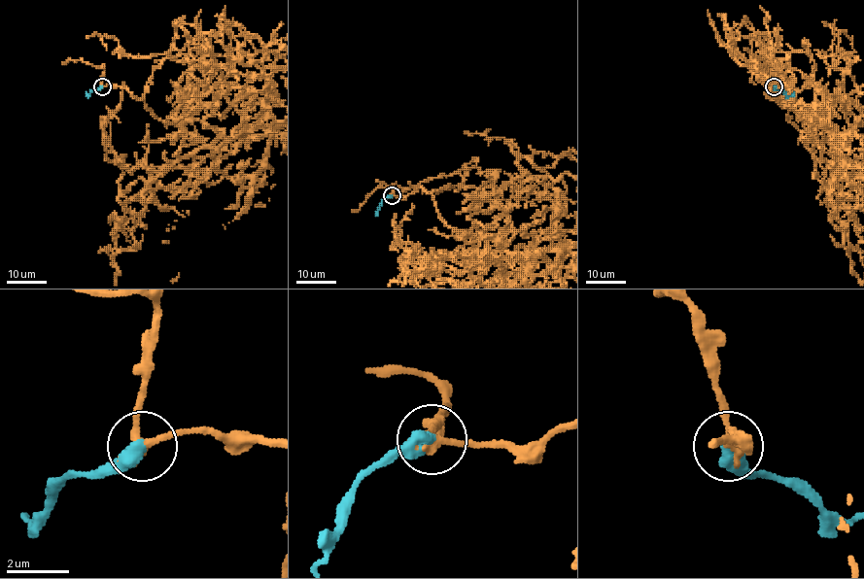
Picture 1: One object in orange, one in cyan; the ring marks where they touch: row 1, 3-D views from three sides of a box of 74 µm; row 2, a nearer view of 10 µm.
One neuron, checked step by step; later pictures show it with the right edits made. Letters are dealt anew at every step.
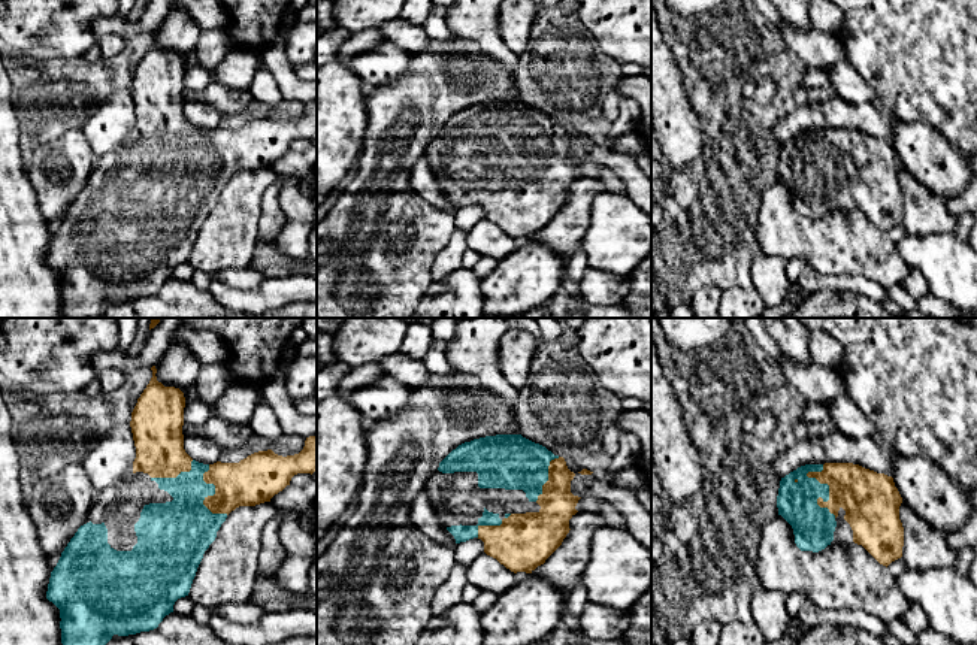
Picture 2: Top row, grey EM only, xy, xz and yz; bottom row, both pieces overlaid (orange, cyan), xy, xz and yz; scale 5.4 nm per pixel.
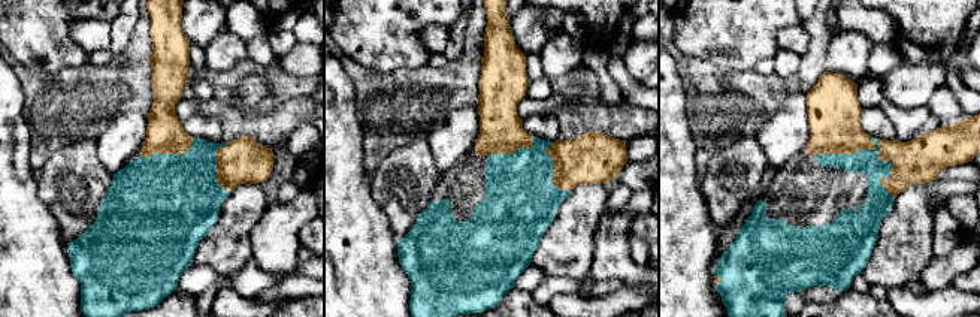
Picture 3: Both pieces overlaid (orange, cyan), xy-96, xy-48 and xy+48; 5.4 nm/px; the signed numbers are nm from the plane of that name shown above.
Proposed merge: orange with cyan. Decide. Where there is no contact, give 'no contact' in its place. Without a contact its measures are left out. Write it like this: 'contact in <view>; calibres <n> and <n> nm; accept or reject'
contact in yz; calibres 300 and 220 nm; accept

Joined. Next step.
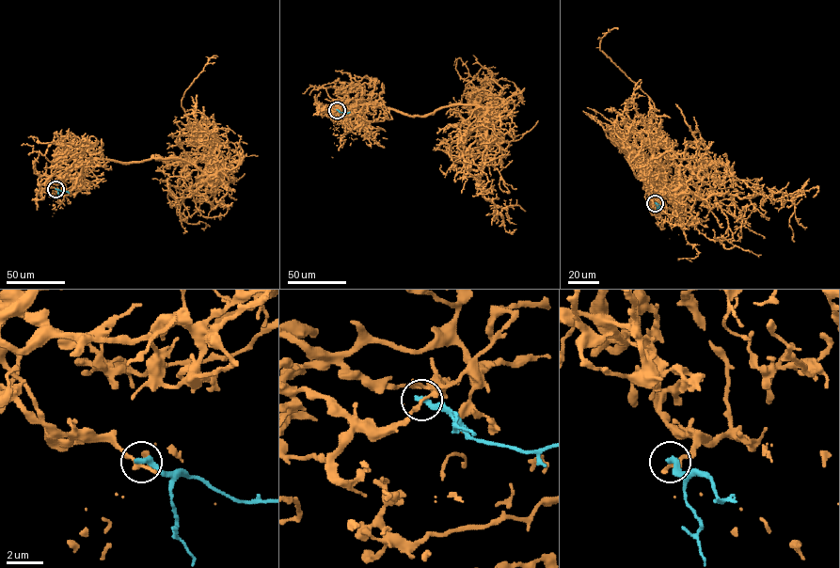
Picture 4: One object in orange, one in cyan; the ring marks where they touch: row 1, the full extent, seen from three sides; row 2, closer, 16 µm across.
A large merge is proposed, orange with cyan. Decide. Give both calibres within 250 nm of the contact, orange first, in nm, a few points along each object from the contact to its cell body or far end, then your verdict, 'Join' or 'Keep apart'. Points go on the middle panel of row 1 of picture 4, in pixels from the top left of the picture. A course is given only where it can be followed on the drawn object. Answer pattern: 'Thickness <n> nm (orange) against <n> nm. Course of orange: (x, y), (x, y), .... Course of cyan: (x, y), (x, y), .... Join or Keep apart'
Thickness 280 nm (orange) against 360 nm. Course of orange: (337, 109), (491, 108), (467, 109), (462, 96), (482, 68), (499, 81). Course of cyan: (337, 109), (350, 112). Keep apart

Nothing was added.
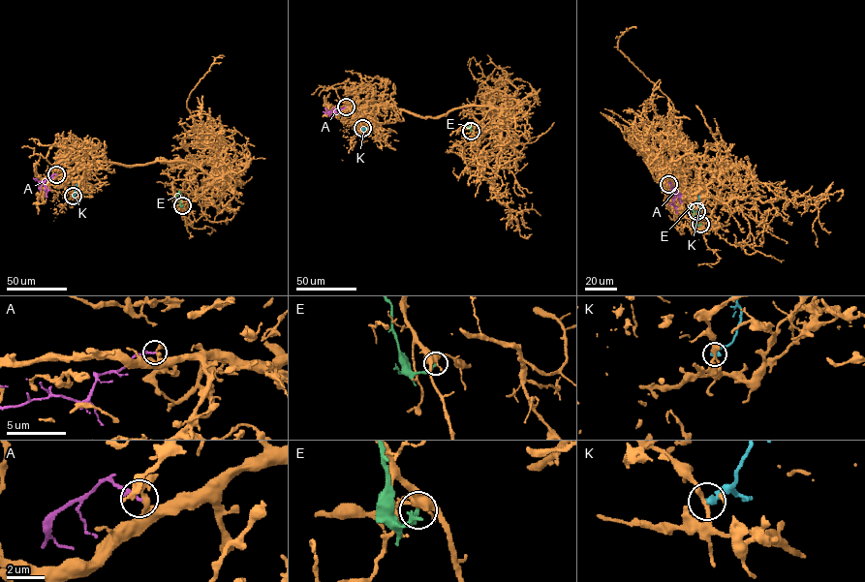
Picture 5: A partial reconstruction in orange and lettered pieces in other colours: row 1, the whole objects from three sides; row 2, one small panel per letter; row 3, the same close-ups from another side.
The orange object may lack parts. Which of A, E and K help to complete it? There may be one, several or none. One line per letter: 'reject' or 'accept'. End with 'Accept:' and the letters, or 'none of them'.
A: reject
E: reject
K: reject
Accept: none of them

